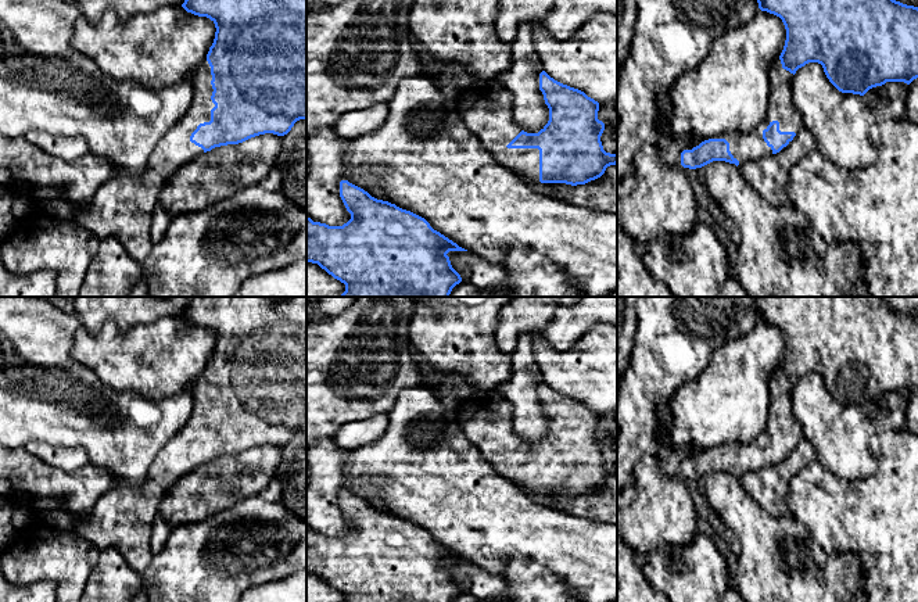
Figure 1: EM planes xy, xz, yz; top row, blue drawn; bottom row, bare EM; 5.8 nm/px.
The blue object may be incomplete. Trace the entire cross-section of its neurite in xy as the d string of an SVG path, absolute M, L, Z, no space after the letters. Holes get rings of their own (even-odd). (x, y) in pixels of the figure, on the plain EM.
M194 297L182 318L209 329L216 338L214 354L193 386L194 406L186 426L158 452L140 484L121 484L104 492L86 519L80 520L65 510L36 515L36 526L72 533L100 551L118 549L139 574L146 571L154 556L150 535L158 505L180 476L215 458L239 455L259 445L284 447L297 431L306 430L306 297L288 297L284 301L268 297Z

